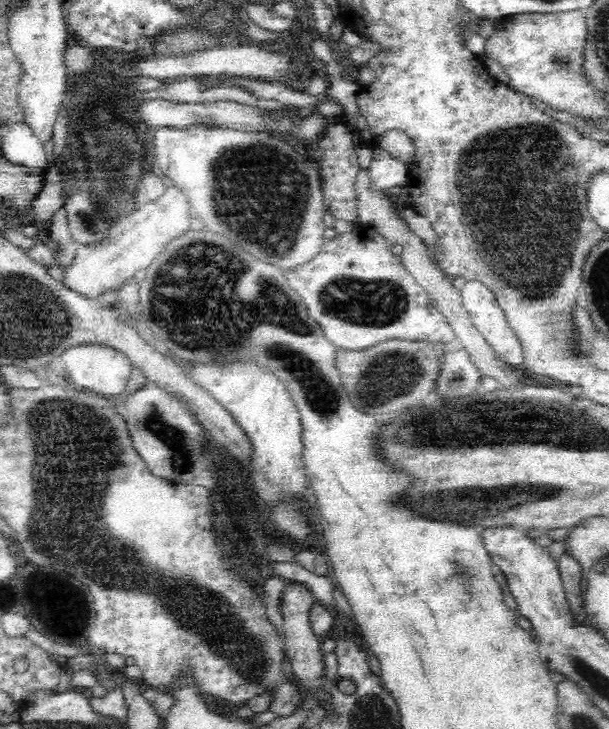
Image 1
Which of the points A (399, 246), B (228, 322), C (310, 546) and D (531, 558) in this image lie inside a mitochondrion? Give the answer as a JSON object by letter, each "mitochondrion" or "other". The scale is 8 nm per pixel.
{"A":"other","B":"mitochondrion","C":"other","D":"other"}

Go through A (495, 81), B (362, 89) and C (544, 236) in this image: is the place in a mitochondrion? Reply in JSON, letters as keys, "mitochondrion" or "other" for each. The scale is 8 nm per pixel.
{"A":"other","B":"other","C":"mitochondrion"}

